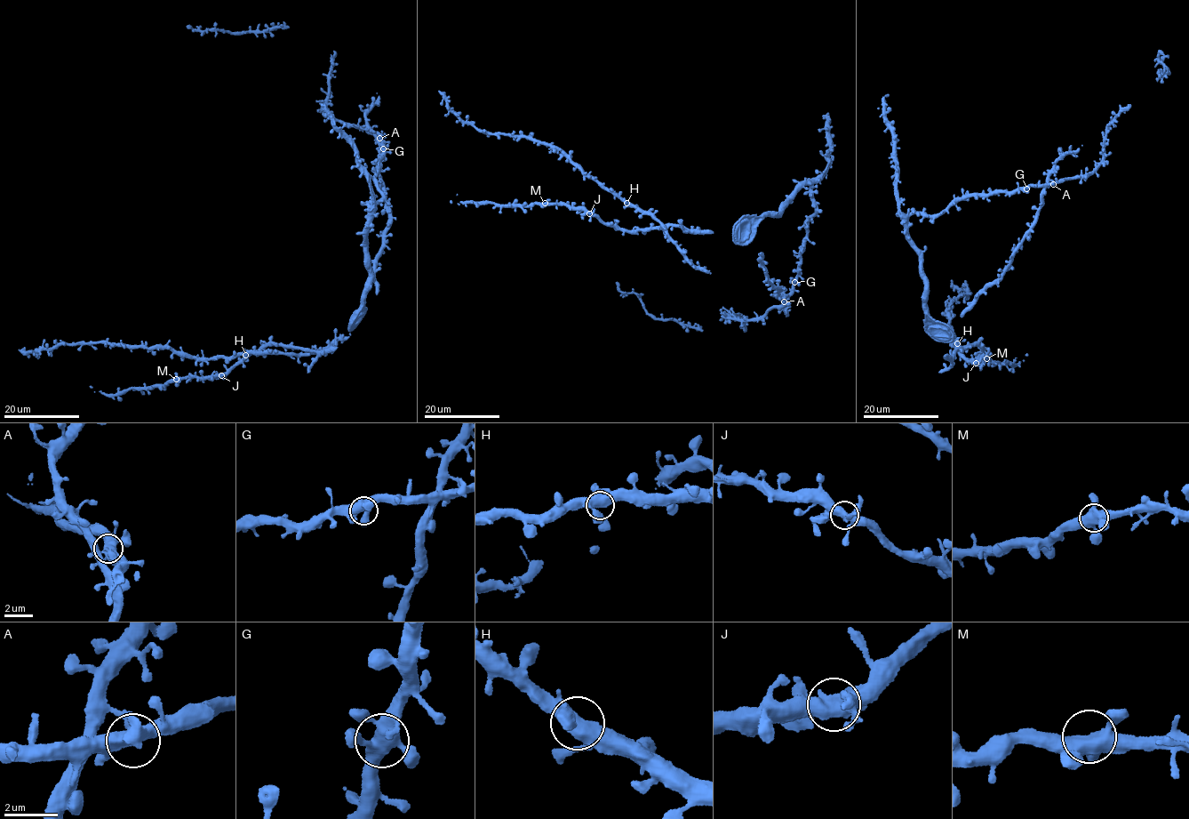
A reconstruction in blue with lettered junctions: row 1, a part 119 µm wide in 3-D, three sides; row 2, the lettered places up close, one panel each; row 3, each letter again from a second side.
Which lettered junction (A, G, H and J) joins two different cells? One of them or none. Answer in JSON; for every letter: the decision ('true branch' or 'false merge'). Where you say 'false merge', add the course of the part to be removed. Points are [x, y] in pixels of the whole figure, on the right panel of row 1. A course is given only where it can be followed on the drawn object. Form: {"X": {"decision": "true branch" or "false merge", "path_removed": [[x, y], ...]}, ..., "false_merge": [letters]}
{"A": {"decision": "true branch"}, "G": {"decision": "true branch"}, "H": {"decision": "true branch"}, "J": {"decision": "true branch"}, "false_merge": []}

